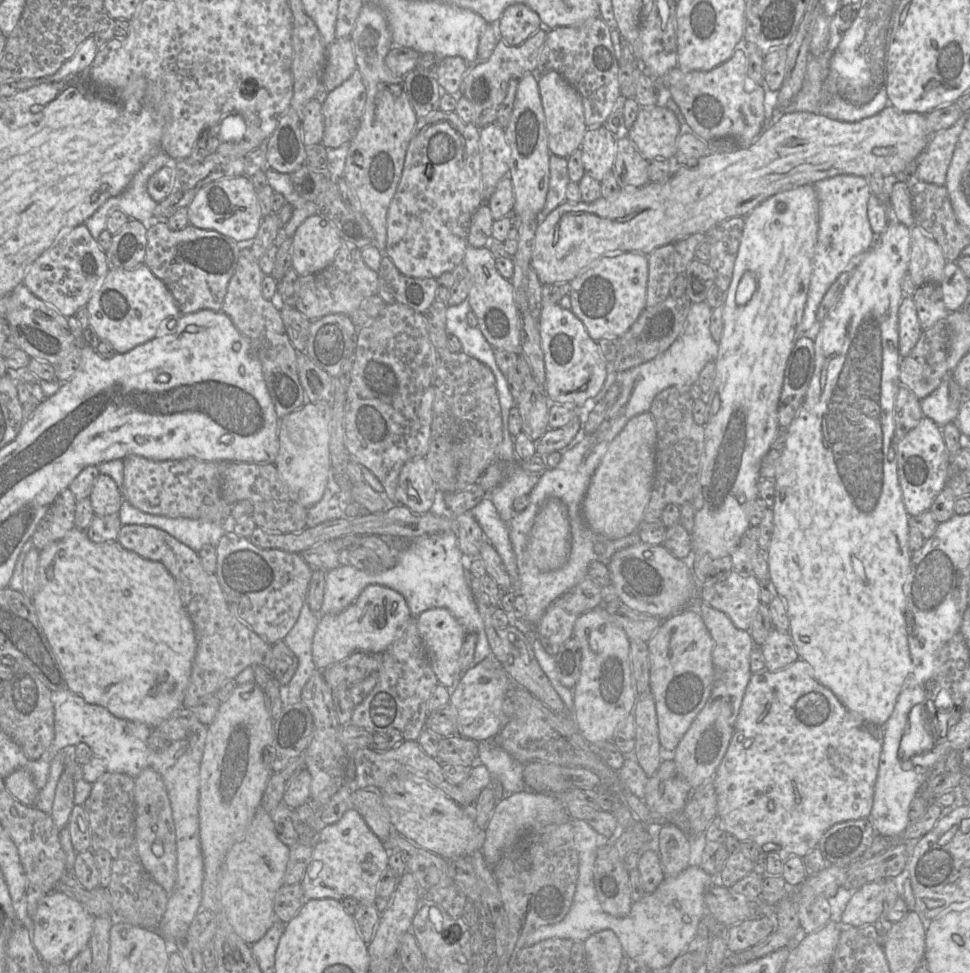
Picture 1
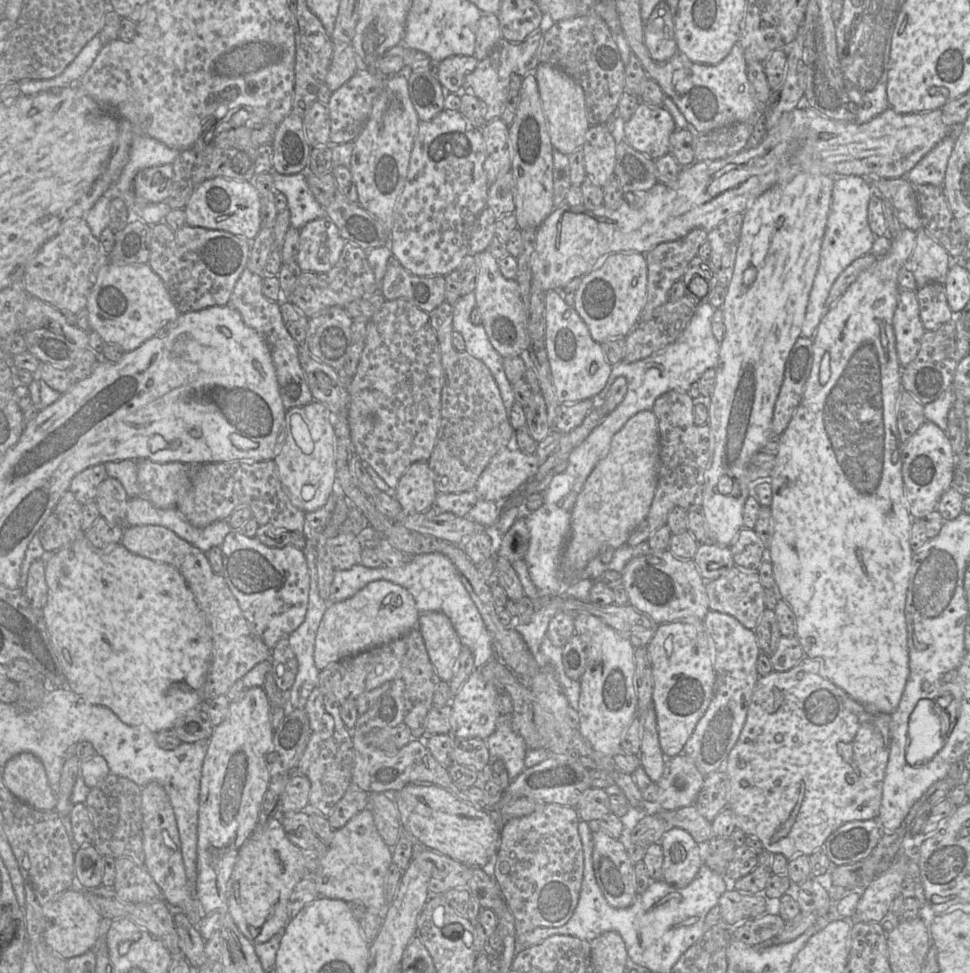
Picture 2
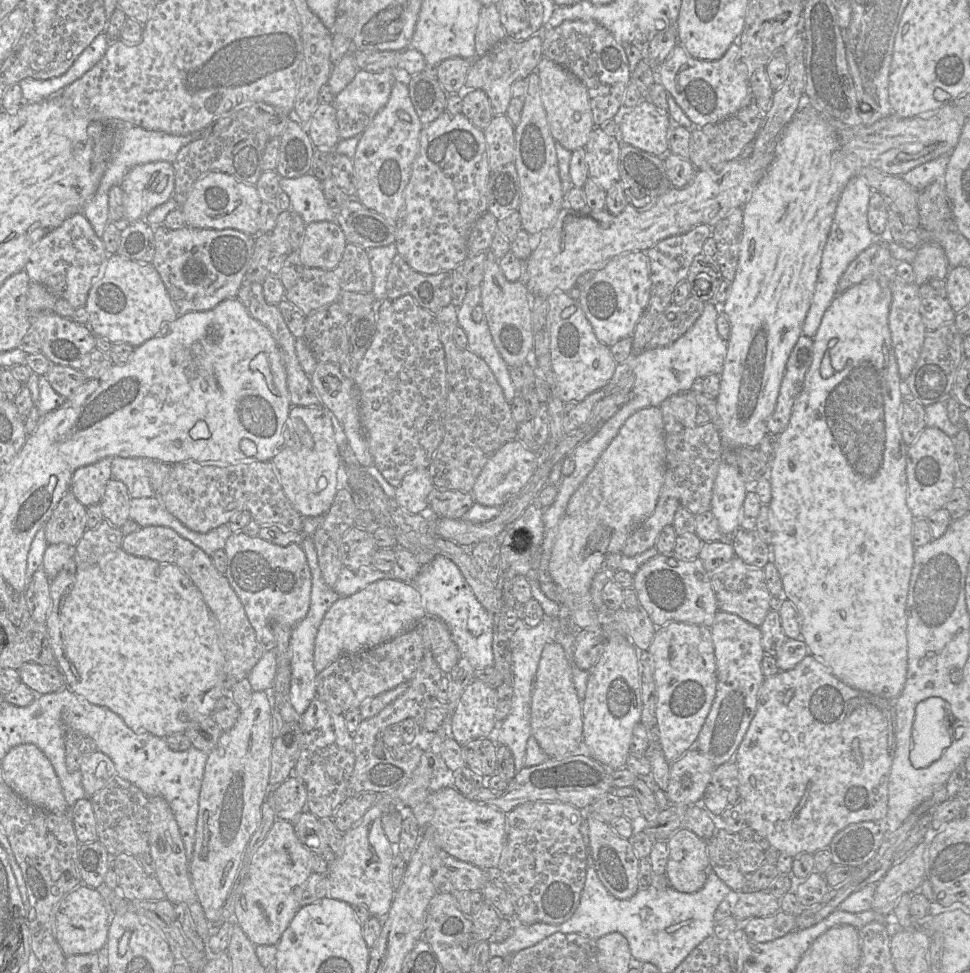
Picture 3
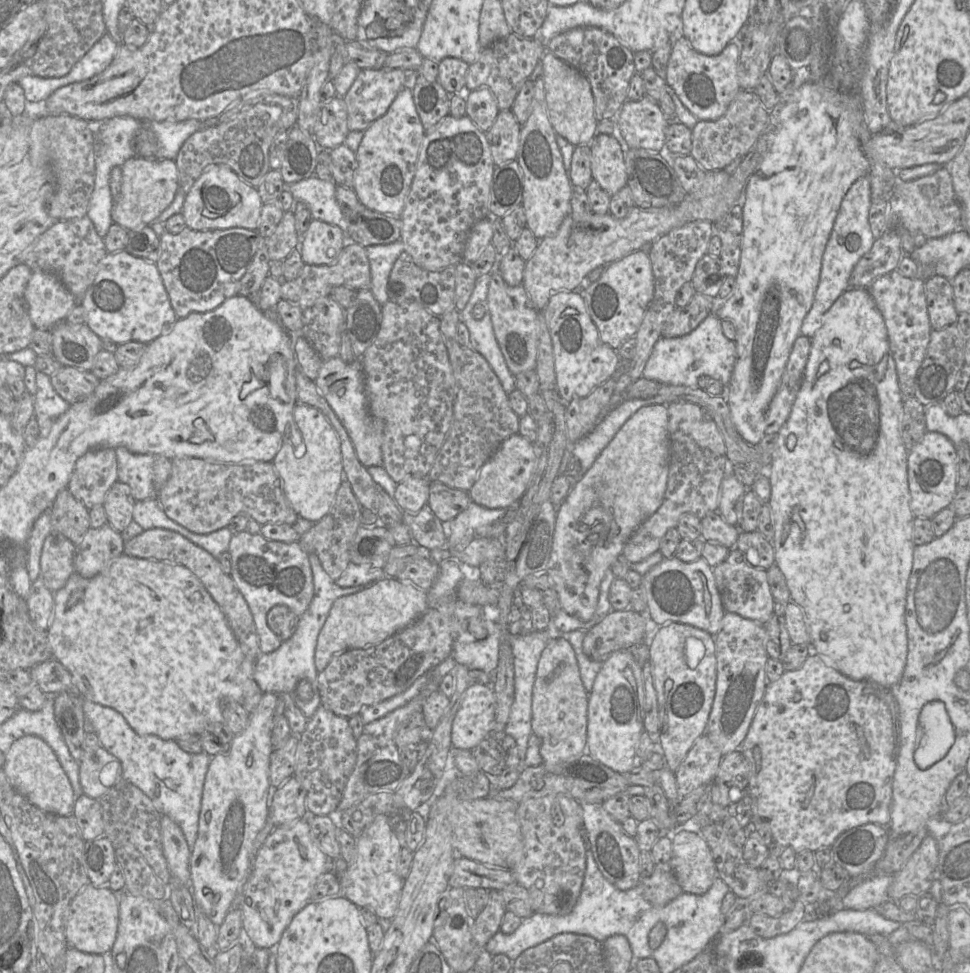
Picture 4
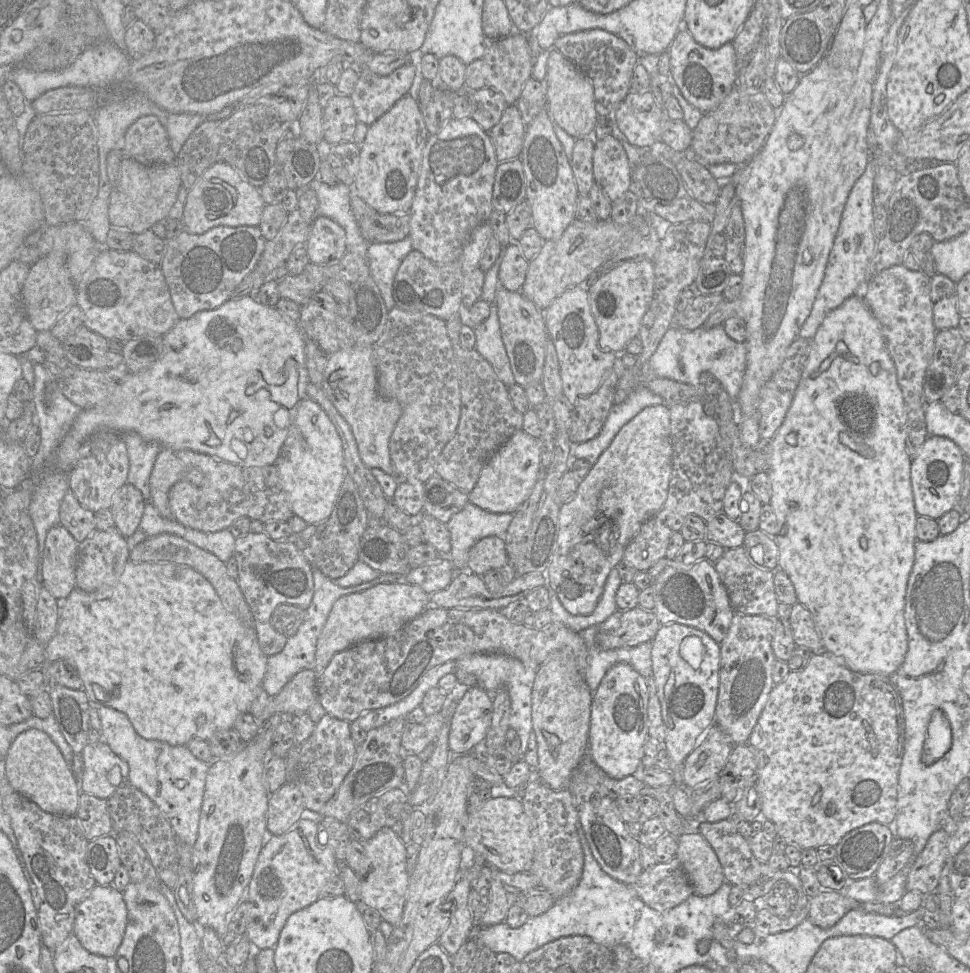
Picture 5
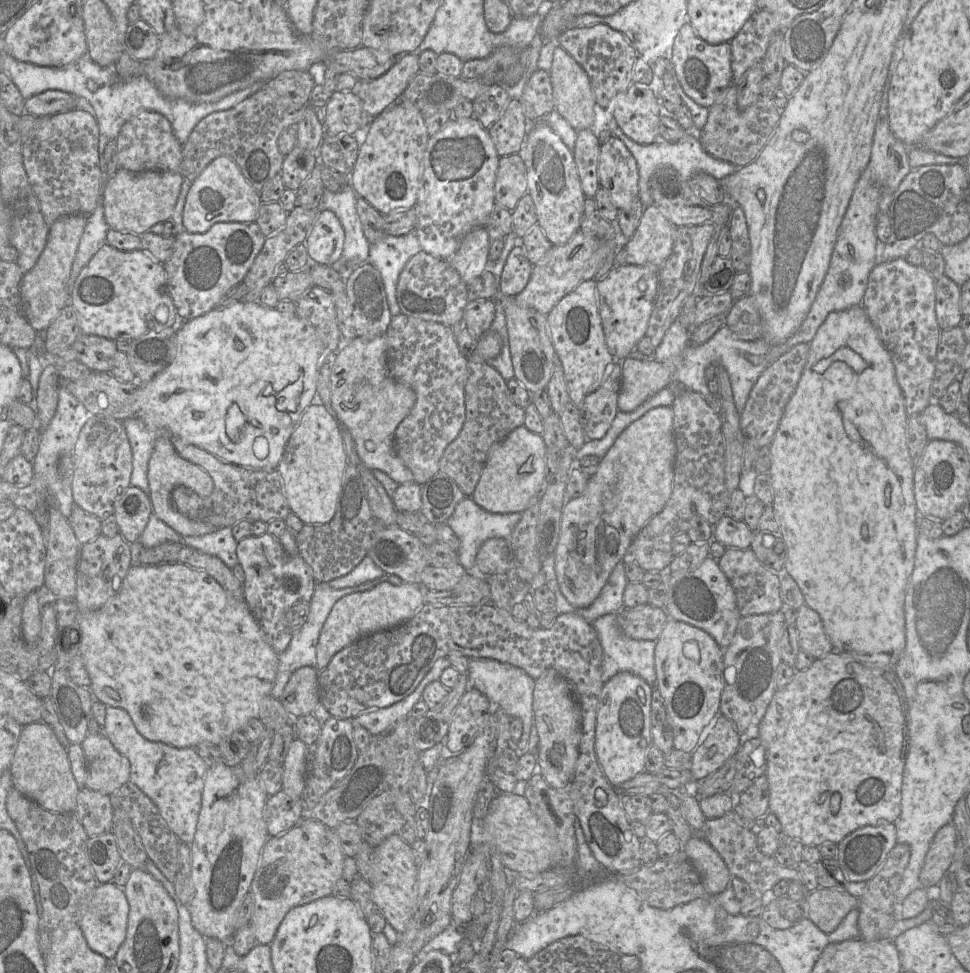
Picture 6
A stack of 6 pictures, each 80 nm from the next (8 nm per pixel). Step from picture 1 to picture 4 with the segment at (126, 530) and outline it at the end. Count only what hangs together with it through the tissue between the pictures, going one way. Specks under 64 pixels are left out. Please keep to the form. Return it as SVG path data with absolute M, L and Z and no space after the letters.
M163 528L145 530L136 537L124 542L124 553L128 556L143 559L180 564L188 568L201 581L205 589L224 613L245 657L250 661L256 661L258 659L261 652L259 648L259 637L252 613L231 576L223 572L217 558L181 534Z

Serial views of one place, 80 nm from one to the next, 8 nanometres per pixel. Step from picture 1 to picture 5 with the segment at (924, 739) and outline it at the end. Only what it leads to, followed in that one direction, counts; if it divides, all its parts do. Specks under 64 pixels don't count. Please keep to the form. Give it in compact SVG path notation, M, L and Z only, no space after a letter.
M941 710L932 713L927 738L923 745L921 760L925 765L931 765L949 751L952 744L950 723Z

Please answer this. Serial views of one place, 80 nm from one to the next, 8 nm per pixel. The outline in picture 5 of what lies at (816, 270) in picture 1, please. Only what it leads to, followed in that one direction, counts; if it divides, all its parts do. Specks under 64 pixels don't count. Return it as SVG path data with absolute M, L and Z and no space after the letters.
M872 157L862 176L856 181L845 204L837 235L829 254L824 278L811 312L799 330L798 337L812 340L825 316L841 306L849 297L859 294L868 280L868 266L875 254L877 239L874 234L873 184L875 177Z

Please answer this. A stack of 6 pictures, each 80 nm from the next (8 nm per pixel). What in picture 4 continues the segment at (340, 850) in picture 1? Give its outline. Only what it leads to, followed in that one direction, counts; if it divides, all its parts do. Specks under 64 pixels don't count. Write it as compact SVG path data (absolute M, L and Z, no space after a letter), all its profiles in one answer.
M378 815L356 838L356 852L340 878L341 893L358 908L367 908L378 918L396 915L404 880L398 874L398 859L402 846L388 824L386 815Z

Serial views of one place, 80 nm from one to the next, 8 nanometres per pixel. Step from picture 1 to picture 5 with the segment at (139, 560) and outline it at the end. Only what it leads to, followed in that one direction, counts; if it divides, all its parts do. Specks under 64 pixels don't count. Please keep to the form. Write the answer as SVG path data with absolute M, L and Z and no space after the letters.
M129 560L126 563L123 573L121 574L117 583L114 586L102 587L99 590L91 593L85 592L79 588L74 588L69 594L69 596L64 601L62 601L59 610L59 618L57 622L56 633L51 638L51 640L46 644L44 650L44 657L46 661L66 660L77 668L79 675L84 683L83 689L87 694L88 700L90 702L90 707L91 704L102 704L103 706L112 707L120 712L123 712L124 714L127 715L128 719L130 720L131 724L133 725L138 735L140 735L144 739L158 740L167 743L171 746L185 746L192 739L201 739L201 740L208 741L209 738L211 738L211 736L217 731L232 729L237 717L243 713L249 712L249 708L252 703L252 700L257 694L257 688L262 687L261 686L262 681L266 673L266 667L267 667L267 656L262 652L259 646L257 634L255 630L255 622L254 622L254 628L250 628L245 624L243 624L240 621L240 619L234 613L228 610L227 607L222 603L214 587L202 574L200 574L193 568L183 564L175 564L171 562L136 563L131 560Z

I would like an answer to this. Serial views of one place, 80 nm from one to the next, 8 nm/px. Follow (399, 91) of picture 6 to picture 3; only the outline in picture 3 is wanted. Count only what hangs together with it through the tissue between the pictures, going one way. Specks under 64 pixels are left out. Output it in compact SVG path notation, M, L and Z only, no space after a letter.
M358 69L353 80L340 93L335 95L332 101L336 111L340 139L360 136L363 133L376 114L388 102L395 81L392 69L381 72Z

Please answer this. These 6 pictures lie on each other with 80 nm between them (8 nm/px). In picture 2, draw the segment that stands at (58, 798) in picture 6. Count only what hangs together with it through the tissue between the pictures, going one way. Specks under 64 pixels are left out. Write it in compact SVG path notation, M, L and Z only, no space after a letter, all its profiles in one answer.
M30 752L12 757L3 767L3 780L9 791L31 807L52 811L57 797L40 759Z

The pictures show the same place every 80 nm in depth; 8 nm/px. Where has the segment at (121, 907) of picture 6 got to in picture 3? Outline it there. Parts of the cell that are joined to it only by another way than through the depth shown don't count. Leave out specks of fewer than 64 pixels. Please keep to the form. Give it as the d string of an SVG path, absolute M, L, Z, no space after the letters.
M81 884L59 903L54 924L56 940L66 957L99 952L107 943L114 914L98 889Z

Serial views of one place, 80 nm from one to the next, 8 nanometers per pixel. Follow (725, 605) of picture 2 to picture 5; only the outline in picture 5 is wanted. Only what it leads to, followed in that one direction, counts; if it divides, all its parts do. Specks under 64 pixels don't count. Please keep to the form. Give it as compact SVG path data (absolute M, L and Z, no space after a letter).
M743 545L726 549L723 555L713 564L727 591L735 614L778 618L779 601L774 589L774 572L762 570L752 564Z

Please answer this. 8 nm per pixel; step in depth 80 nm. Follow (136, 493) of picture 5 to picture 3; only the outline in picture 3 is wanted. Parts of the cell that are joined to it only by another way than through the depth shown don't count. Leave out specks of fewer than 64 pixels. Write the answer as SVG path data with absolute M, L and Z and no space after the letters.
M111 478L99 503L104 519L112 526L121 528L129 519L131 499L127 486Z

